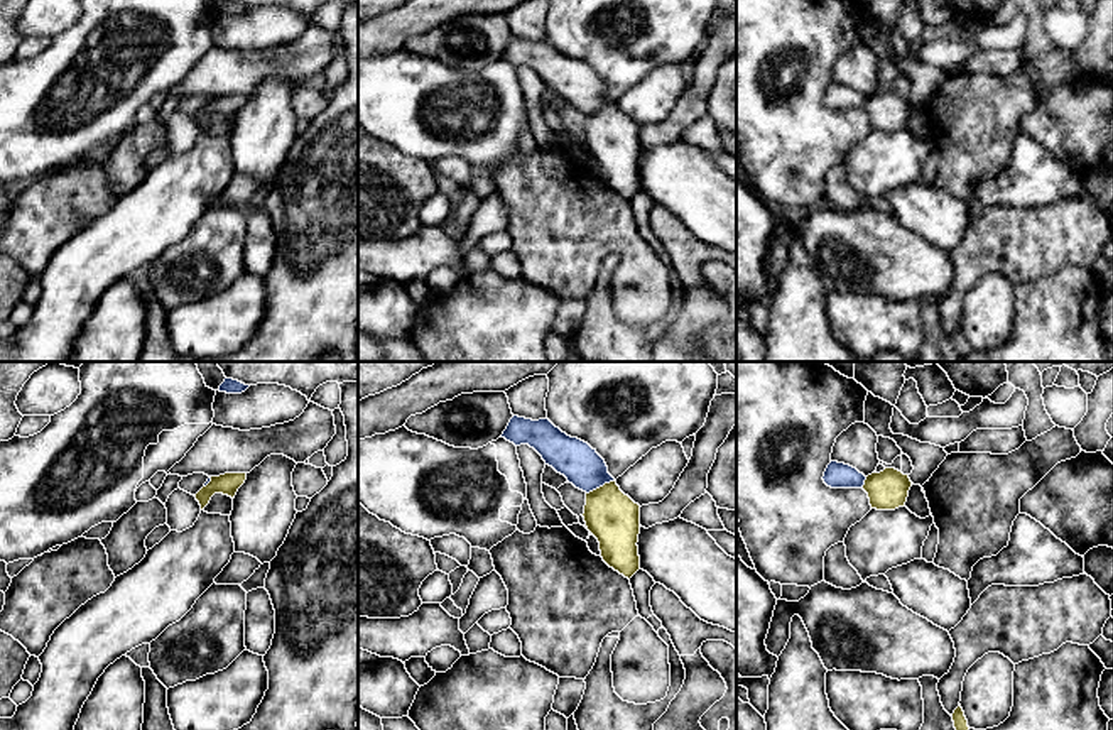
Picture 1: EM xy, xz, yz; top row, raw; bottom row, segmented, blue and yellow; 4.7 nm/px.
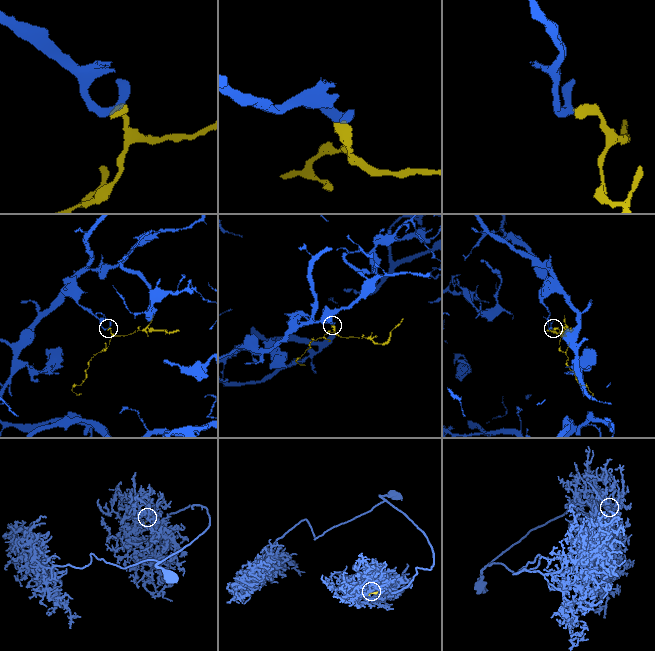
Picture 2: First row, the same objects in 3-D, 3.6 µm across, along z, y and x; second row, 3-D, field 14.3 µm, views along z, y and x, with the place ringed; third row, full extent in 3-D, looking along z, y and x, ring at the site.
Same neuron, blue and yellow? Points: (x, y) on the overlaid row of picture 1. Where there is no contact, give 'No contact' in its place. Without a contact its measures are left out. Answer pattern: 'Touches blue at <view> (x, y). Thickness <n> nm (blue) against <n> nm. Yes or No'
Touches blue at xz (600, 485). Thickness 190 nm (blue) against 240 nm. No

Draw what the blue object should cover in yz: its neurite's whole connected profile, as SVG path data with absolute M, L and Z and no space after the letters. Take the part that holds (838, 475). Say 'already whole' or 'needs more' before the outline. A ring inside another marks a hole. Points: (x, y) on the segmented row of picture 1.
already whole; M831 461L823 480L831 488L863 488L866 477L850 465Z

